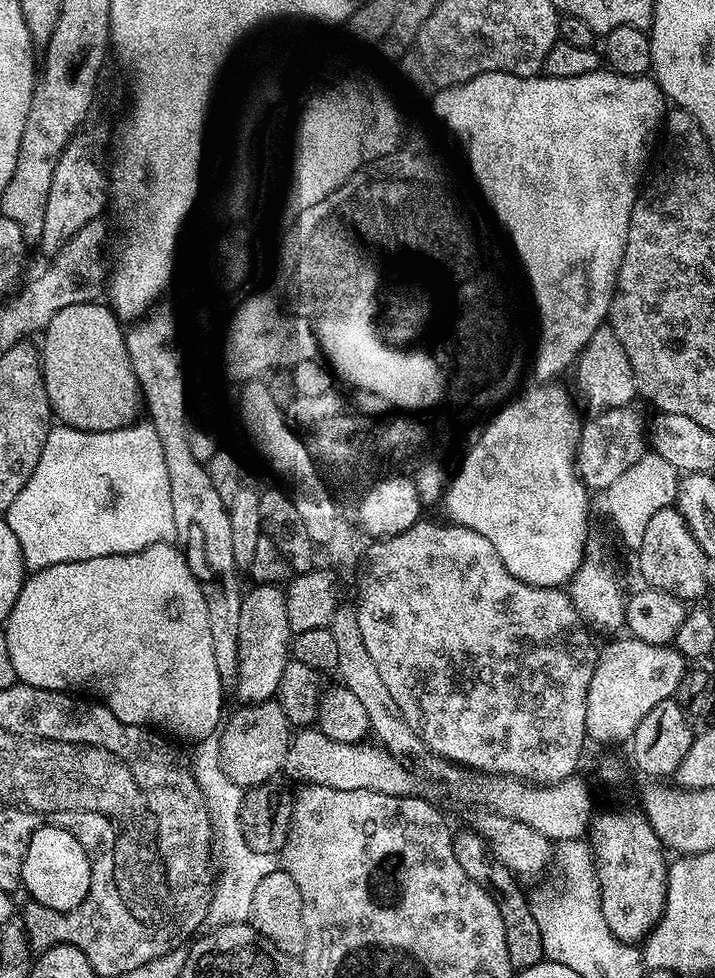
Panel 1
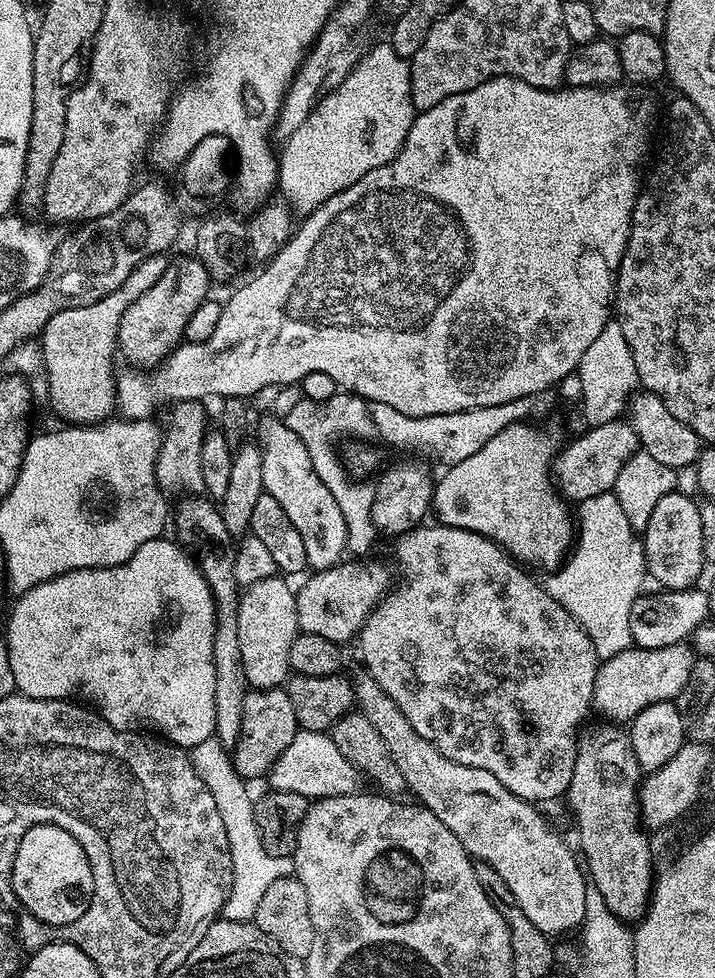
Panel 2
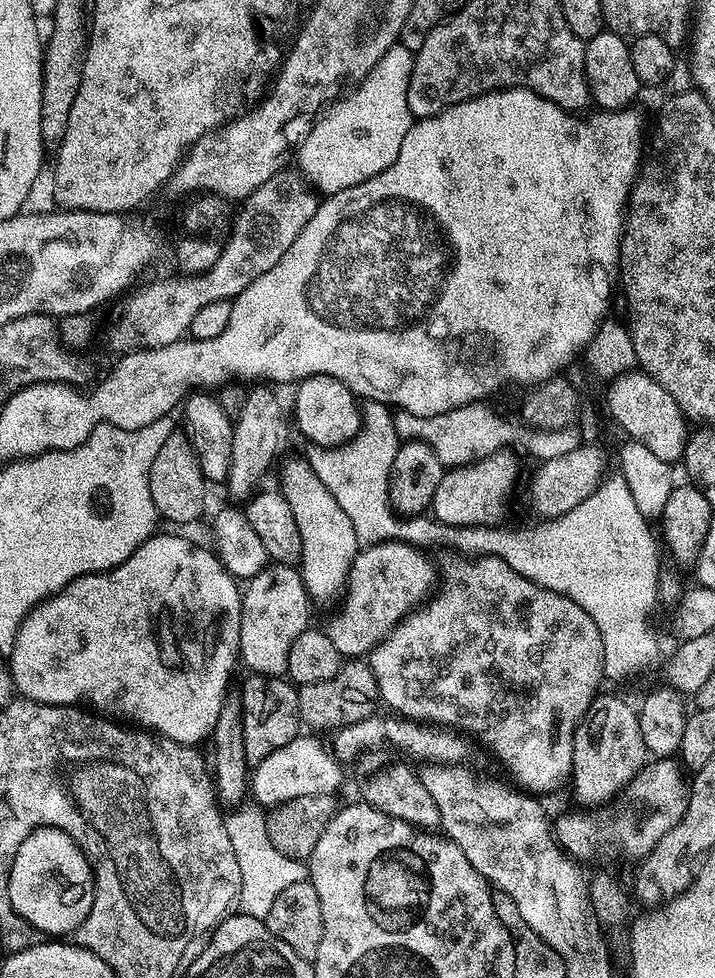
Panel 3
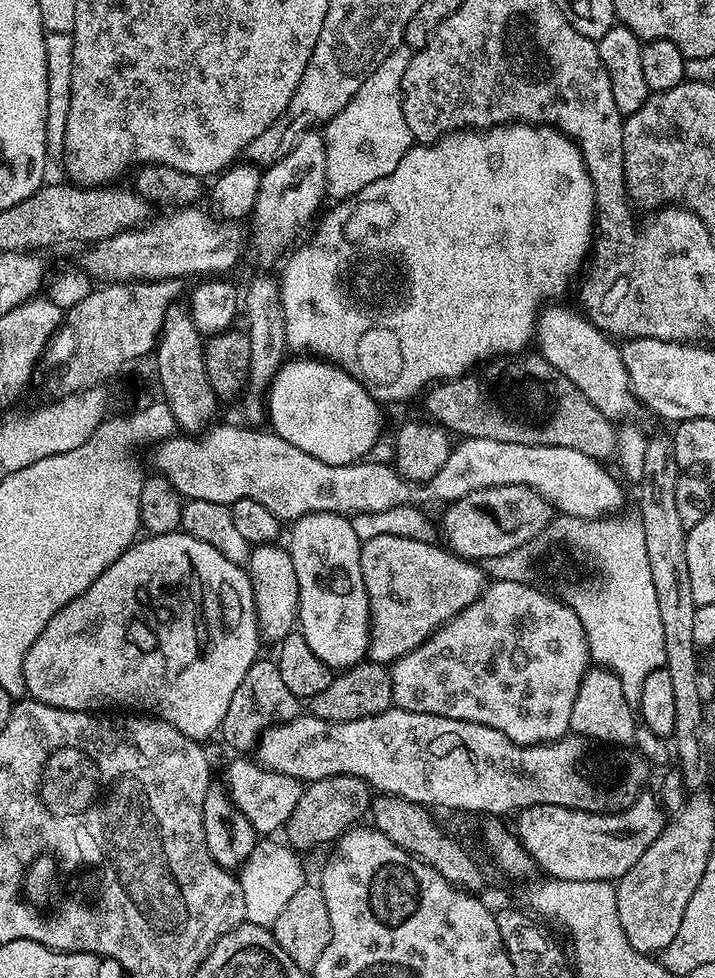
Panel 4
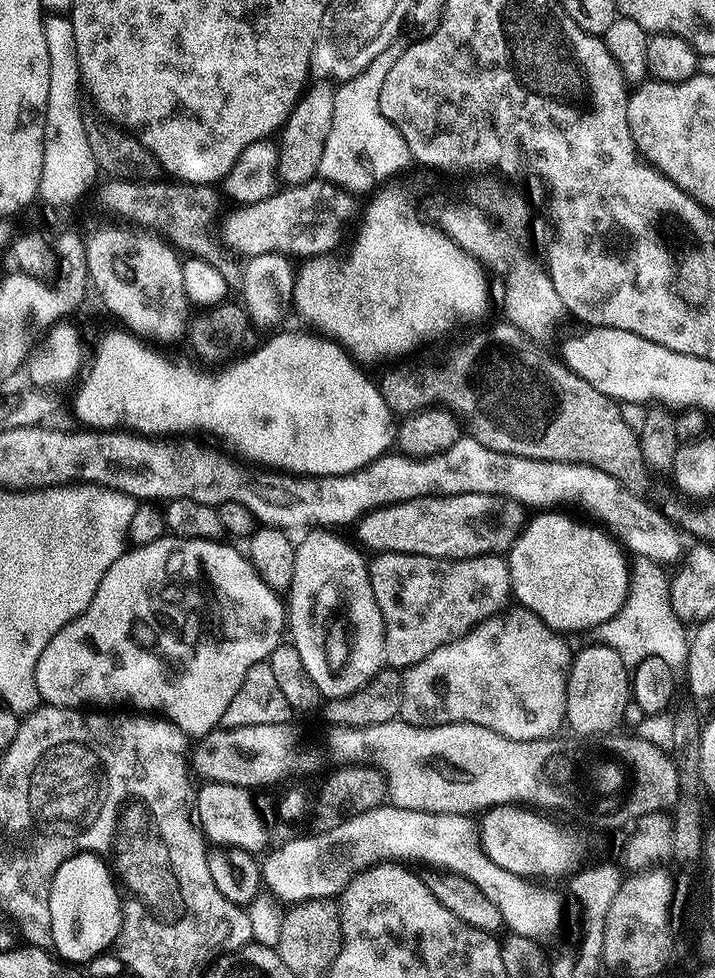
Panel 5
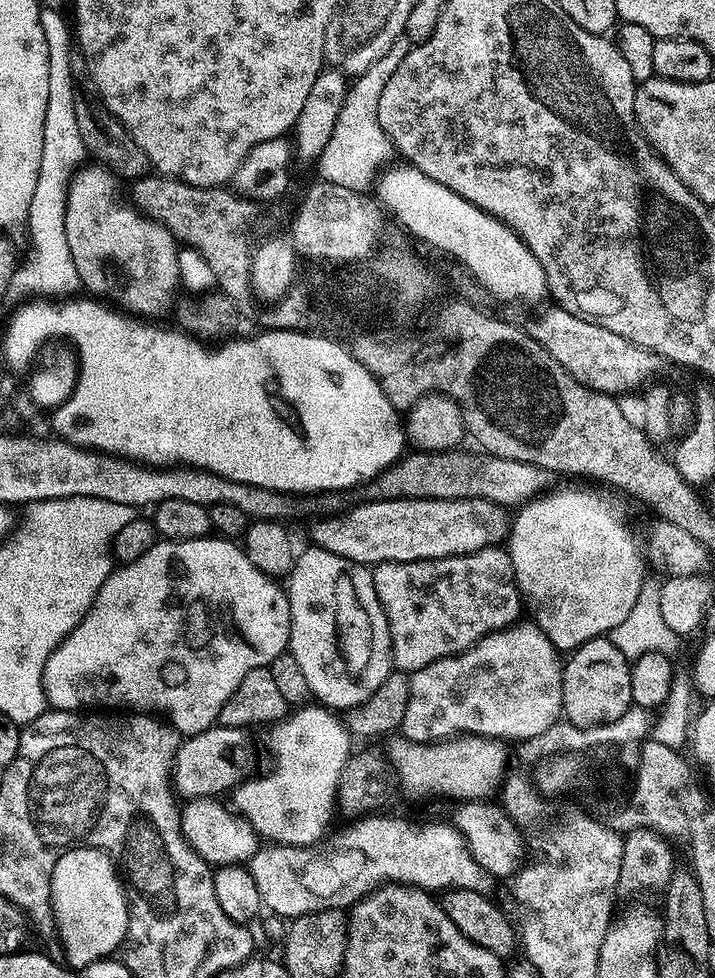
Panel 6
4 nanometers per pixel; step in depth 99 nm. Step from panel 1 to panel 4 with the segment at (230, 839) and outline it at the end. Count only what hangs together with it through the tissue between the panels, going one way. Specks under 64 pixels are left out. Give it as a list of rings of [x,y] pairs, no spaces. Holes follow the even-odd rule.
[[[261,839],[238,872],[242,898],[246,902],[244,919],[249,924],[271,926],[278,914],[282,914],[286,902],[290,902],[290,898],[294,898],[294,894],[298,894],[298,890],[302,890],[306,883],[304,868],[296,857],[299,855],[287,843],[275,844],[272,840],[275,839]]]

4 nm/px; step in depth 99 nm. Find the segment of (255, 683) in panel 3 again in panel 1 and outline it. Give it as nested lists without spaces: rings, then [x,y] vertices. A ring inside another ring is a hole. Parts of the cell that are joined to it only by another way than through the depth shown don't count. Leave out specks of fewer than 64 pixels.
[[[274,698],[263,700],[261,704],[240,706],[237,709],[237,712],[229,720],[227,717],[223,721],[222,727],[219,729],[218,758],[220,759],[222,774],[226,774],[226,778],[230,778],[230,782],[234,782],[238,787],[247,790],[255,788],[258,784],[269,783],[273,779],[271,776],[281,775],[290,743],[290,725],[286,714],[282,714],[282,706]]]

